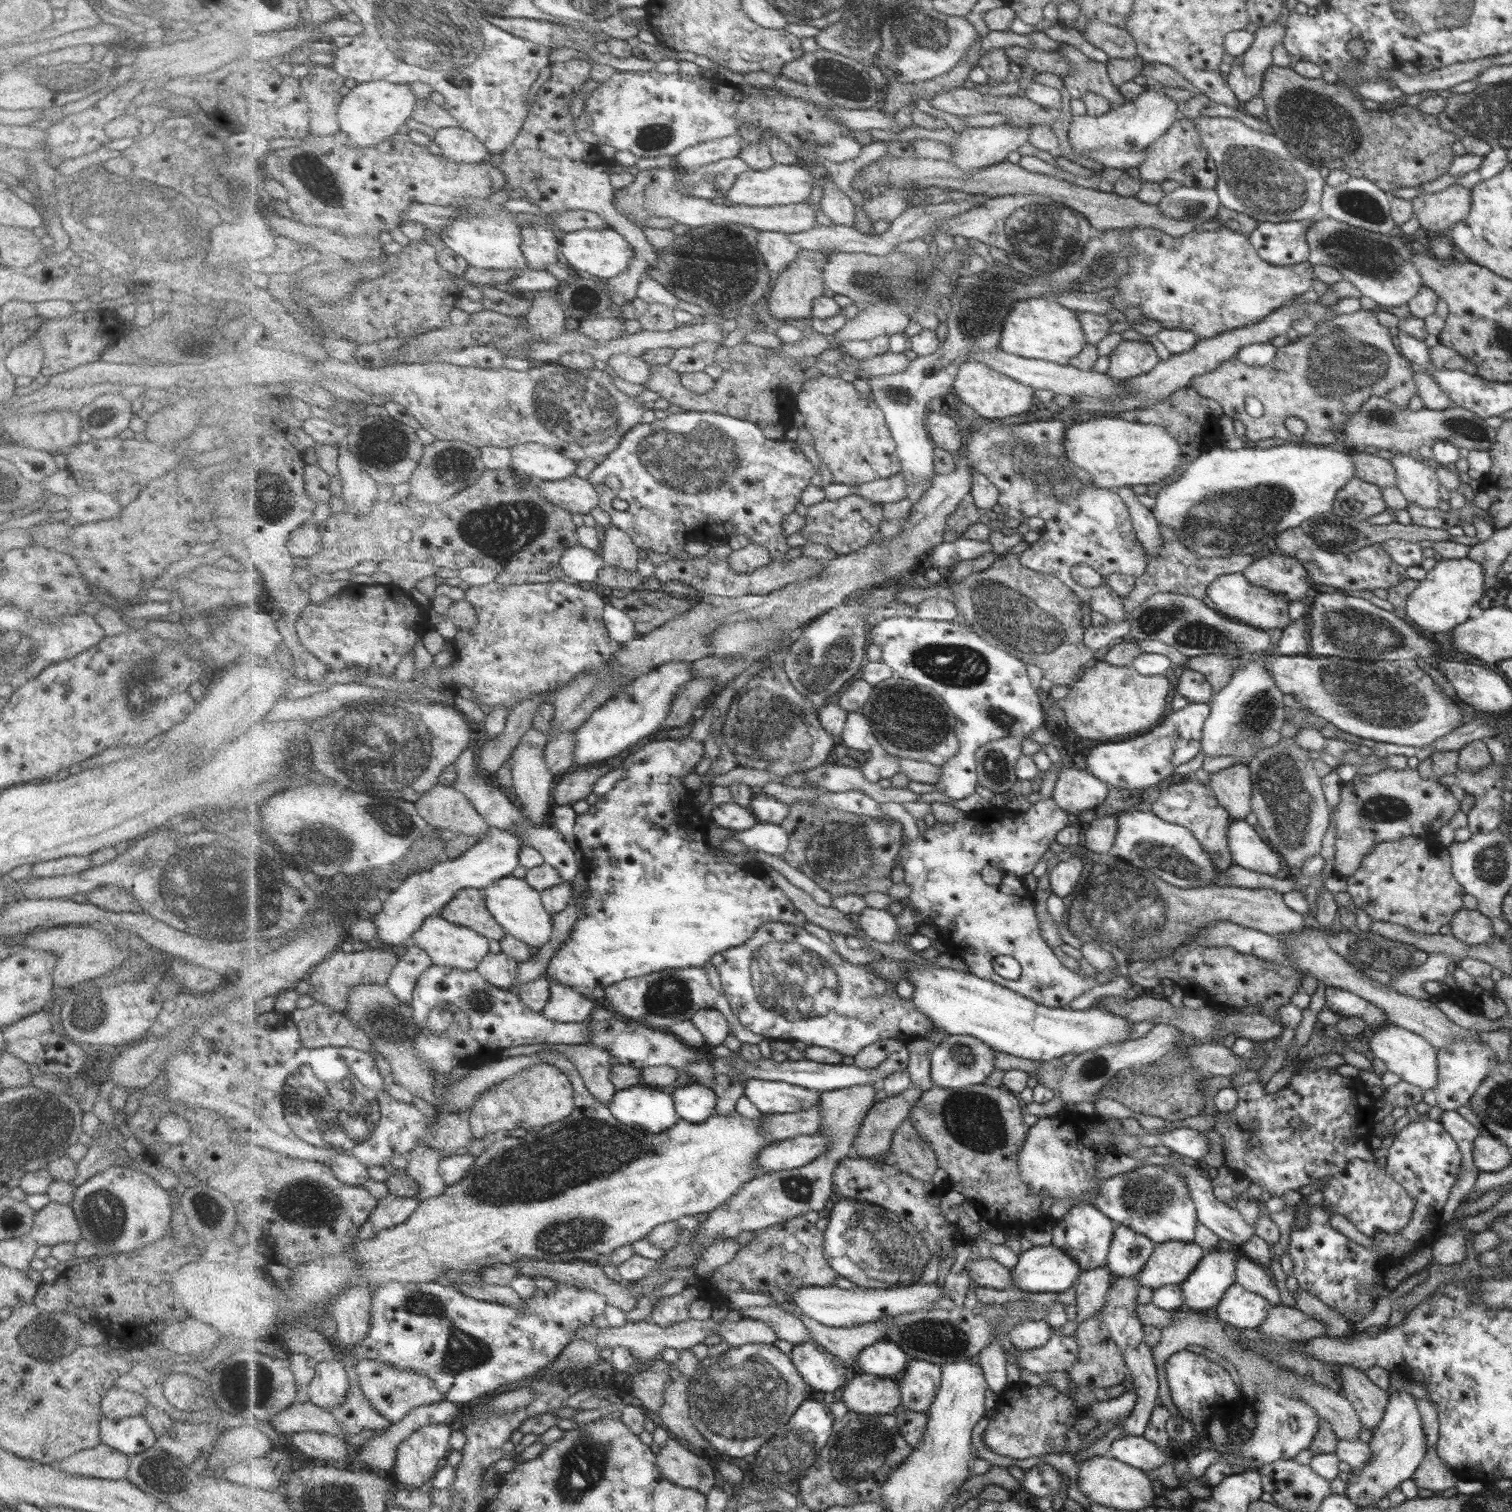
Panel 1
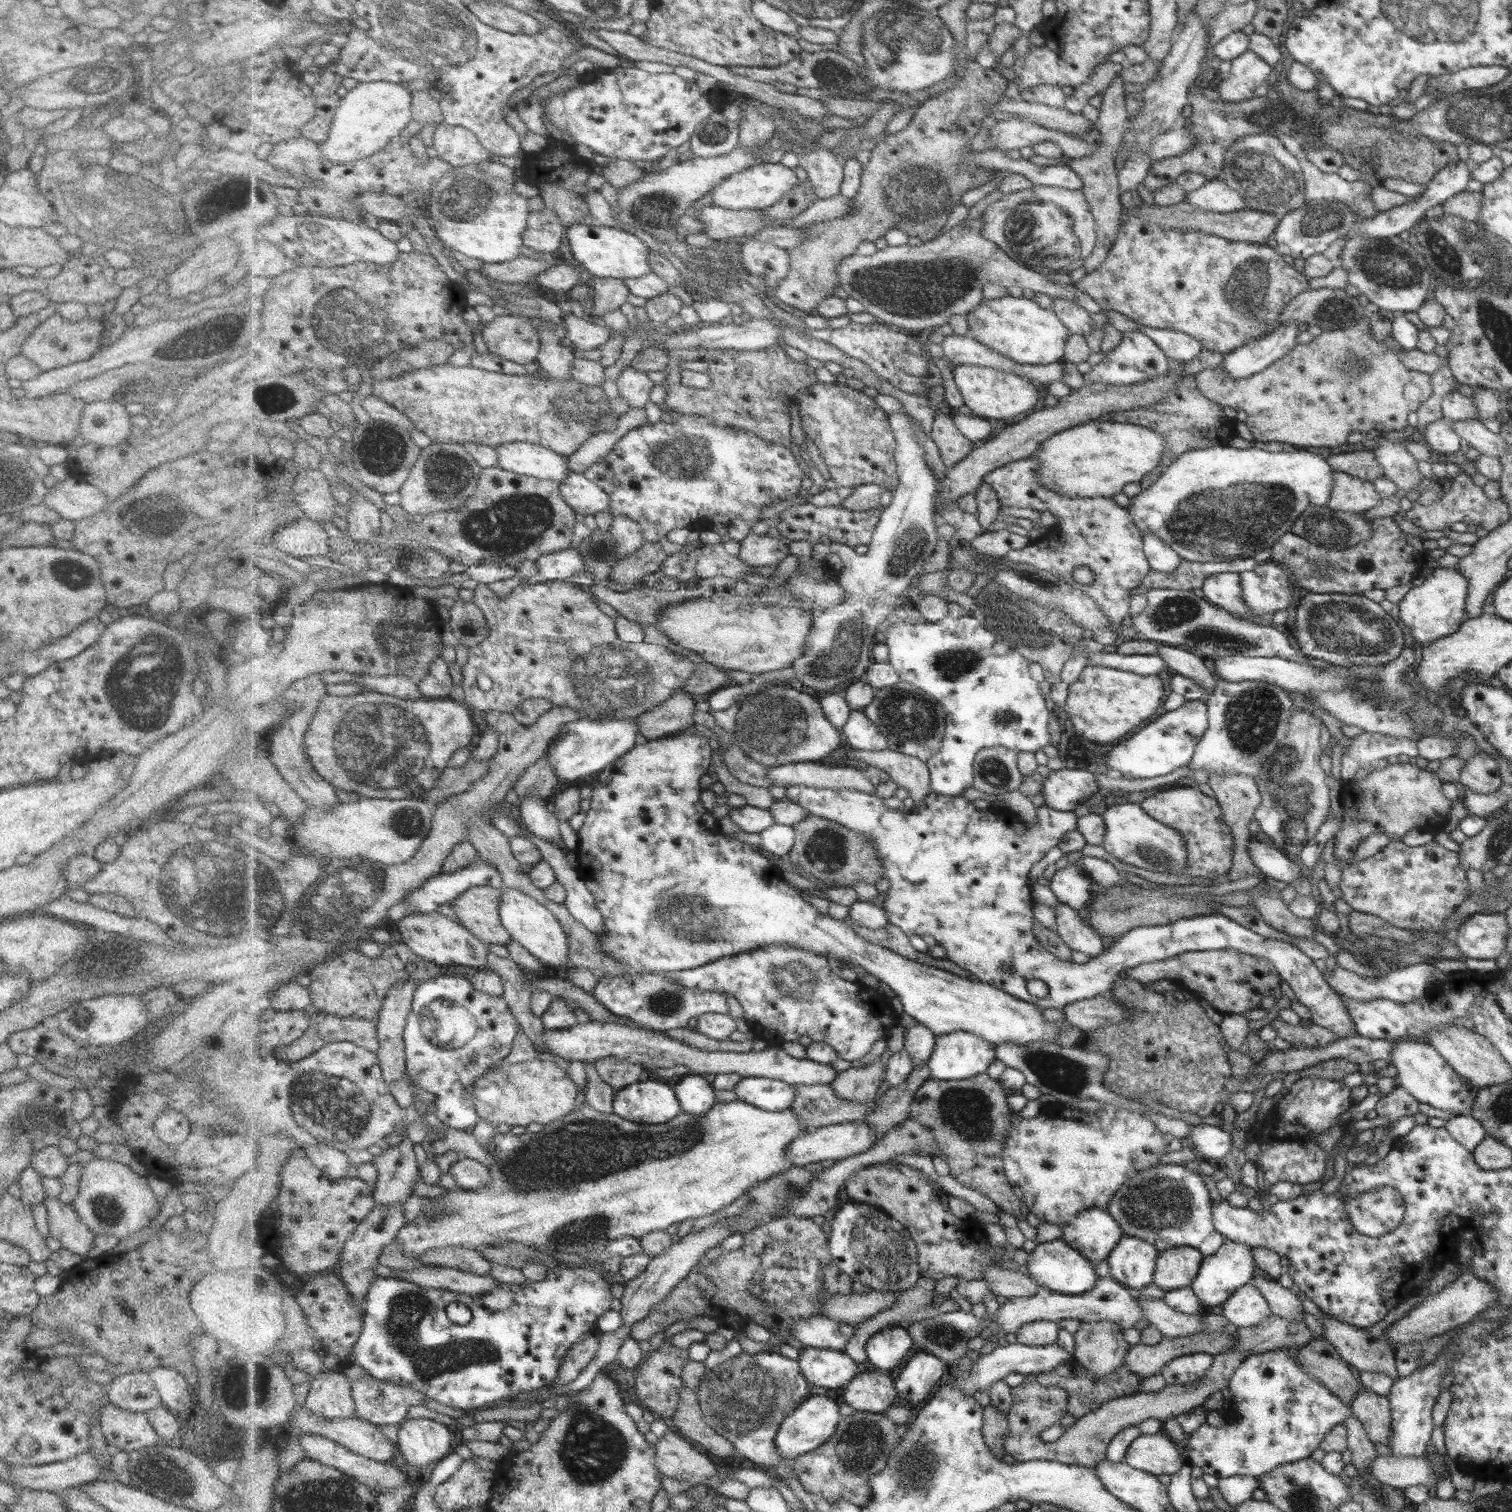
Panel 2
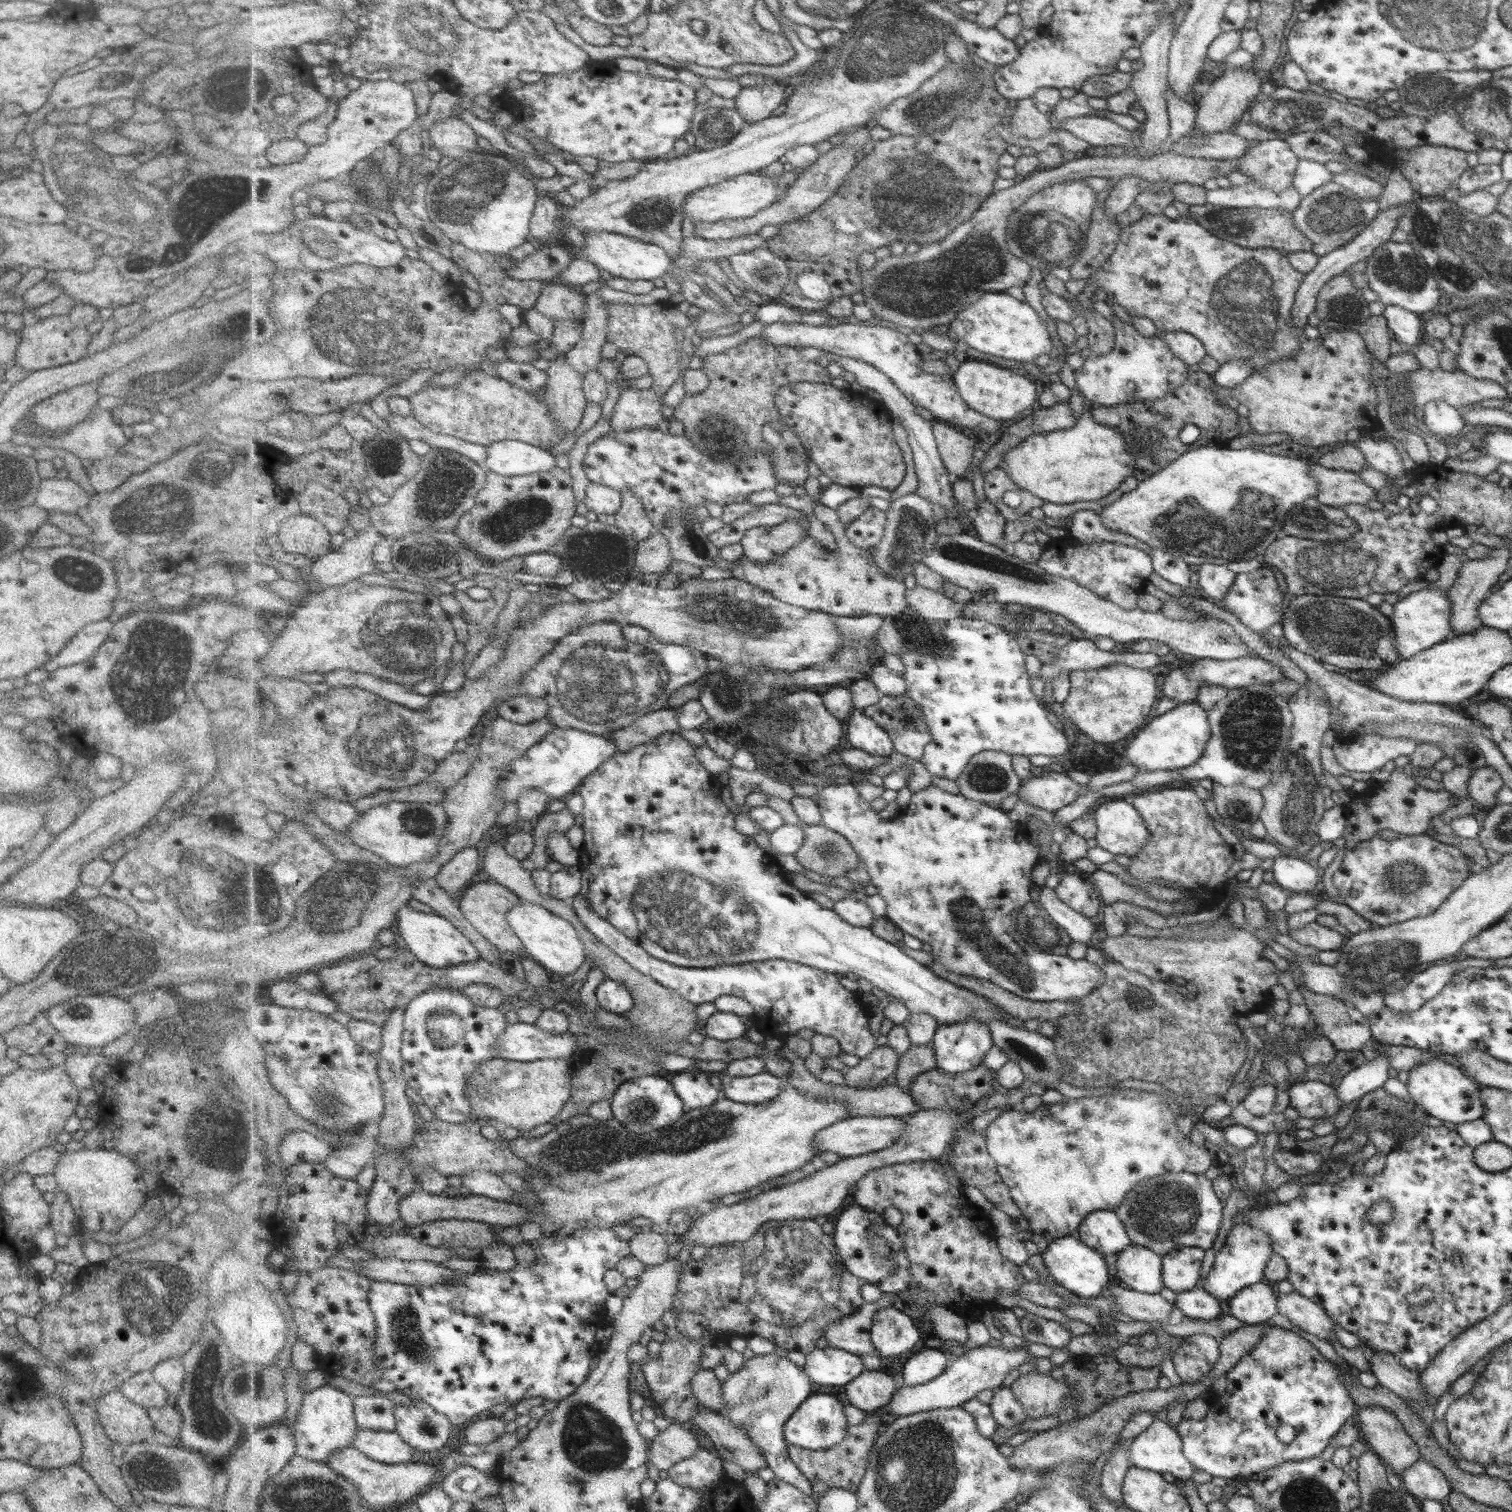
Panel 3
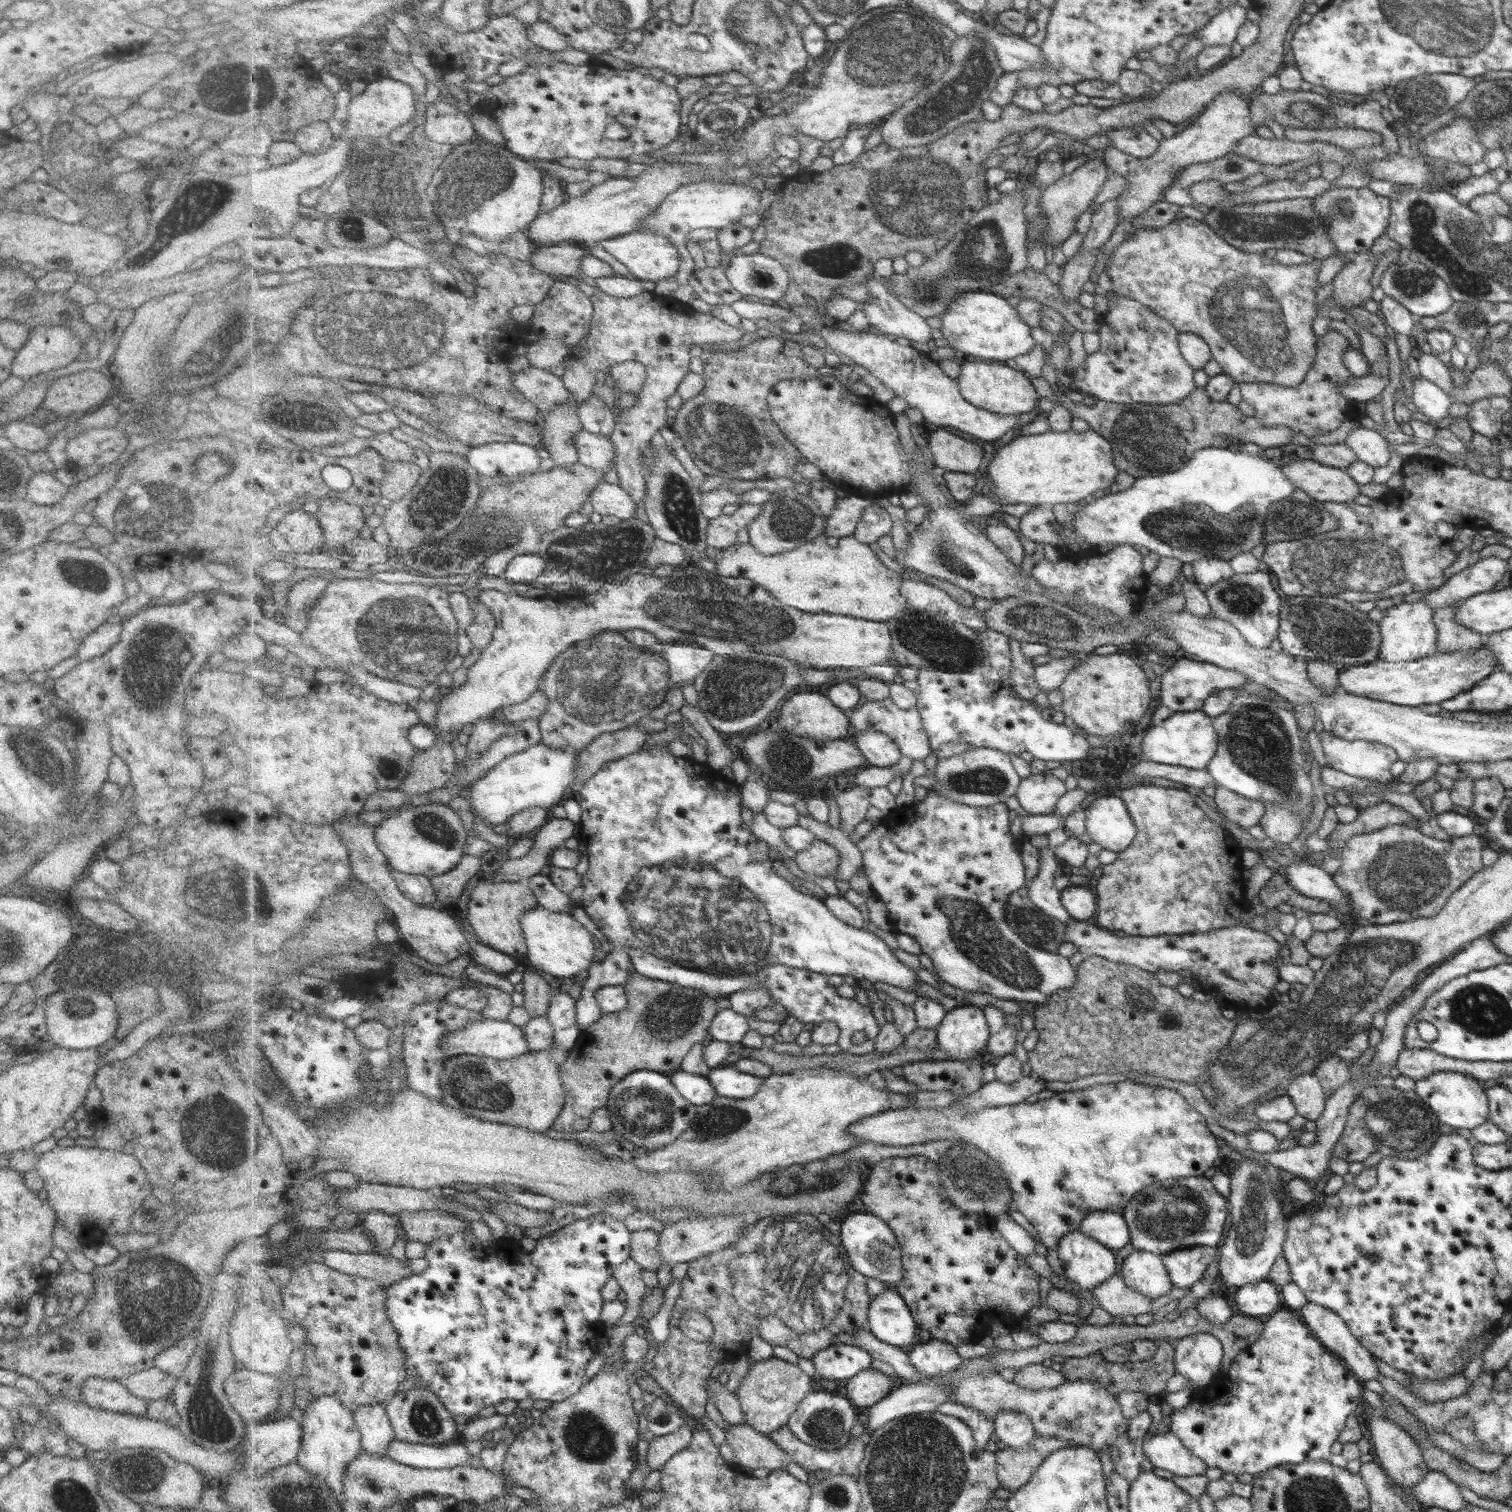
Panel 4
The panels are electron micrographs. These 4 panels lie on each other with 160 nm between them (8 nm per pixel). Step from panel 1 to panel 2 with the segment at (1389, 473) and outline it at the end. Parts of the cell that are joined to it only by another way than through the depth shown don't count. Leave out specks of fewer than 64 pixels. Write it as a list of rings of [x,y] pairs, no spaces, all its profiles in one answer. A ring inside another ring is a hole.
[[[1352,451],[1339,453],[1327,458],[1334,471],[1355,475],[1356,478],[1374,483],[1374,480],[1385,476],[1384,469],[1376,460],[1373,451]]]

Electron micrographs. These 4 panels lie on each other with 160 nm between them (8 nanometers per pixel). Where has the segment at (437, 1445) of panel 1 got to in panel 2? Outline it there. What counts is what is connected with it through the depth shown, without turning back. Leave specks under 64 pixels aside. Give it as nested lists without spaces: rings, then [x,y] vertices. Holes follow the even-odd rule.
[[[410,1419],[399,1432],[399,1462],[414,1473],[432,1466],[452,1452],[456,1433],[453,1427],[433,1419]]]

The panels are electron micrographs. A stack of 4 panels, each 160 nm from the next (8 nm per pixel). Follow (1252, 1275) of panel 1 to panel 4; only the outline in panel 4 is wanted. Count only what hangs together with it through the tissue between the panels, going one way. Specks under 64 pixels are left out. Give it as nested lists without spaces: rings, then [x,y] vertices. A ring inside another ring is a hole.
[[[1306,1301],[1299,1309],[1316,1339],[1333,1354],[1338,1354],[1351,1367],[1356,1378],[1367,1381],[1380,1374],[1372,1354],[1356,1341],[1356,1336],[1338,1314],[1310,1301]]]

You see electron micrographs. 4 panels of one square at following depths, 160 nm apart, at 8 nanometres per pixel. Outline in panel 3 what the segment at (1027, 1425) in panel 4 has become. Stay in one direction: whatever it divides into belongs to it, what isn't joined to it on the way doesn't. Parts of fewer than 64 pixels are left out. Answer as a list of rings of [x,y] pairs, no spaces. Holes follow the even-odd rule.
[[[1002,1386],[995,1392],[991,1407],[996,1420],[1005,1428],[1020,1426],[1030,1419],[1024,1410],[1024,1405],[1011,1386]]]

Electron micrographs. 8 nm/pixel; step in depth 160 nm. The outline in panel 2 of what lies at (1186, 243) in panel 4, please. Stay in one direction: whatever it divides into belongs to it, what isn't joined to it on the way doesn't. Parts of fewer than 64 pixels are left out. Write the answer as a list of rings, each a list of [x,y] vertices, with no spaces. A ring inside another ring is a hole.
[[[1131,218],[1128,222],[1120,225],[1119,236],[1104,263],[1098,266],[1093,275],[1084,276],[1076,284],[1075,288],[1081,294],[1088,295],[1090,299],[1094,299],[1100,305],[1102,312],[1114,310],[1134,320],[1134,322],[1149,328],[1182,331],[1183,334],[1191,335],[1192,338],[1198,339],[1204,348],[1208,350],[1214,349],[1224,354],[1231,353],[1234,349],[1262,338],[1264,334],[1272,333],[1273,330],[1280,327],[1279,320],[1283,314],[1283,310],[1296,297],[1299,297],[1301,293],[1310,289],[1307,276],[1300,274],[1294,267],[1286,264],[1279,252],[1276,252],[1272,247],[1266,246],[1266,244],[1232,242],[1231,239],[1222,238],[1220,235],[1206,234],[1204,231],[1196,231],[1195,229],[1185,230],[1181,228],[1181,230],[1172,230],[1171,228],[1164,227],[1163,224],[1146,222],[1141,218]]]

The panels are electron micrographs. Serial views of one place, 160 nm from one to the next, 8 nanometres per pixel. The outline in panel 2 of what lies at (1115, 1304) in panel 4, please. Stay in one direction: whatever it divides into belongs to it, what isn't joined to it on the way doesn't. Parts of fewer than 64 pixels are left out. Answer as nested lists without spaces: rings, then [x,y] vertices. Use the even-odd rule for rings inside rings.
[[[1136,1296],[1143,1307],[1149,1324],[1155,1326],[1166,1339],[1180,1339],[1205,1328],[1205,1318],[1198,1314],[1186,1314],[1170,1308],[1163,1299]]]

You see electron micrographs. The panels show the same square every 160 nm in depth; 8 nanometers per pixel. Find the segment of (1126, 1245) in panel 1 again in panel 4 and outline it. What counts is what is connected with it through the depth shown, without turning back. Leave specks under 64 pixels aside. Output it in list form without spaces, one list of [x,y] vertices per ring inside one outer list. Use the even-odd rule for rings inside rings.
[[[1134,1249],[1123,1261],[1121,1273],[1128,1288],[1151,1299],[1169,1295],[1173,1288],[1162,1256],[1147,1251]]]

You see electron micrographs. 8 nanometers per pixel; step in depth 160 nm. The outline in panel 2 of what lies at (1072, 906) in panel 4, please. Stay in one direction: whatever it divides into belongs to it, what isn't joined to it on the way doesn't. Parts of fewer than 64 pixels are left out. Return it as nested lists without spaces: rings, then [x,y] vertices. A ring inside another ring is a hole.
[[[1070,864],[1052,876],[1052,892],[1061,904],[1083,913],[1084,908],[1092,901],[1088,878],[1089,876],[1082,874],[1081,868],[1076,868],[1076,864]]]

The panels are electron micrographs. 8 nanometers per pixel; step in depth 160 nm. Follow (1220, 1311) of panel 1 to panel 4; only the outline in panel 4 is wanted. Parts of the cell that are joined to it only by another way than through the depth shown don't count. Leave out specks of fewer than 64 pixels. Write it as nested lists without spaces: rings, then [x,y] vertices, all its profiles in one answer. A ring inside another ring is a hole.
[[[1270,1281],[1242,1286],[1234,1296],[1239,1314],[1260,1318],[1278,1312],[1280,1308],[1280,1292]]]

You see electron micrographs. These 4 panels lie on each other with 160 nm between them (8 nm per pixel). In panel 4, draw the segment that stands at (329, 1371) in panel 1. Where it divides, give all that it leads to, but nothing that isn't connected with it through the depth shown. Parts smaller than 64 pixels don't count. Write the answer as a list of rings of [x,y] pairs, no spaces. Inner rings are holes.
[[[326,1395],[314,1399],[302,1416],[304,1446],[297,1462],[320,1475],[322,1482],[326,1482],[334,1494],[343,1499],[347,1470],[365,1449],[363,1431],[358,1426],[355,1412],[350,1410],[341,1398]]]

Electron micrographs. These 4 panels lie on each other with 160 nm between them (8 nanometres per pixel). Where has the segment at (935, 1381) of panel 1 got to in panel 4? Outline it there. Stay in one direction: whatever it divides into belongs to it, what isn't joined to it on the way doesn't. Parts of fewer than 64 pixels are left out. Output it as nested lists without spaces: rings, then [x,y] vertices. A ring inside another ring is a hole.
[[[936,1338],[916,1346],[910,1357],[923,1378],[947,1375],[966,1362],[956,1346]]]

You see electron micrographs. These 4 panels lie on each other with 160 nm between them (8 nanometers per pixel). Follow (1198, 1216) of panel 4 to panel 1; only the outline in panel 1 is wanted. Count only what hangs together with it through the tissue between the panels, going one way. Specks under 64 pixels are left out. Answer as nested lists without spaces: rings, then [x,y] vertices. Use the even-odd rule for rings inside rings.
[[[1142,1165],[1106,1179],[1100,1186],[1094,1207],[1098,1207],[1113,1224],[1122,1224],[1140,1235],[1146,1235],[1156,1245],[1164,1242],[1192,1242],[1196,1216],[1195,1200],[1190,1197],[1186,1178],[1171,1165]]]

